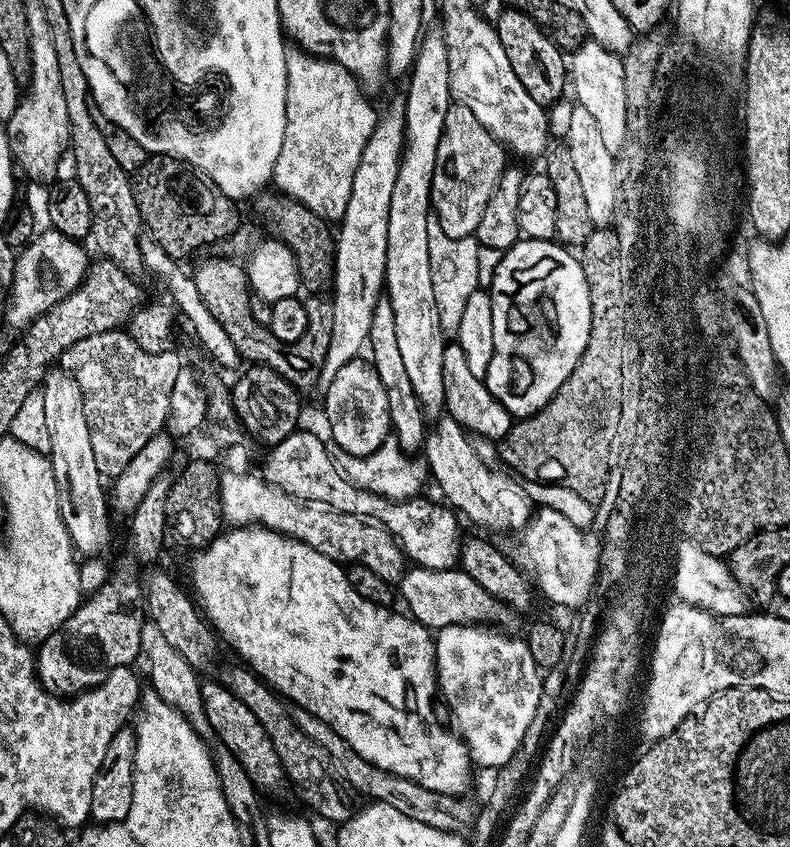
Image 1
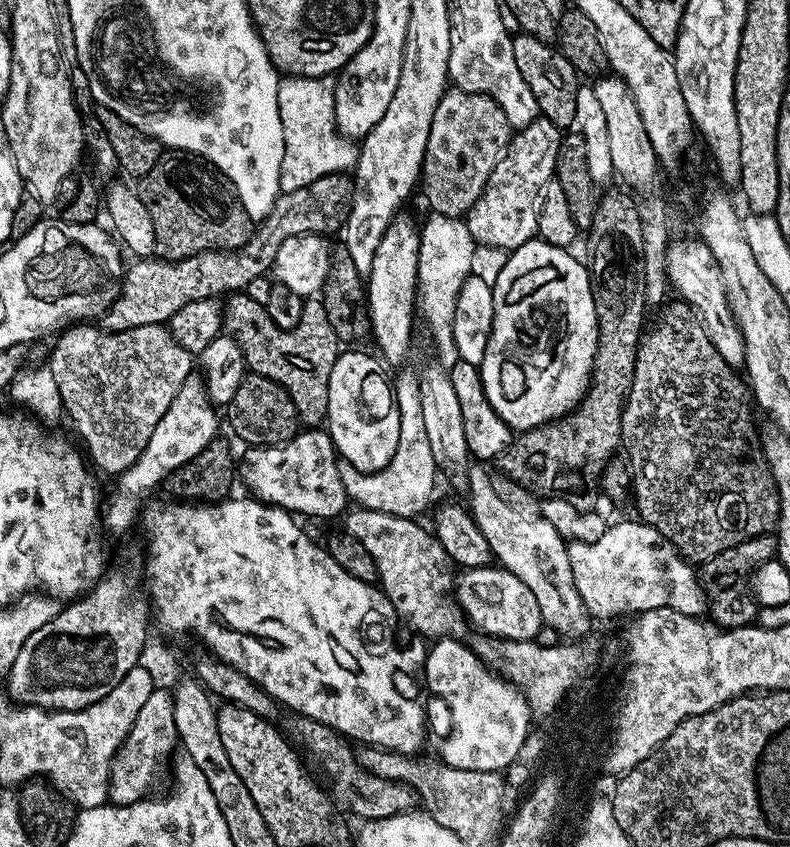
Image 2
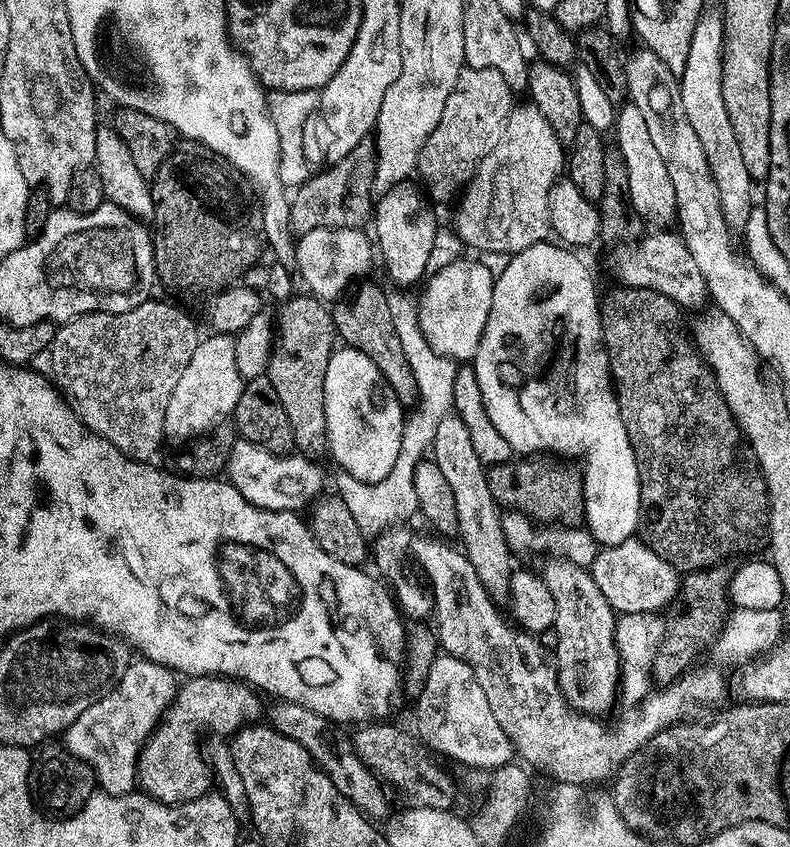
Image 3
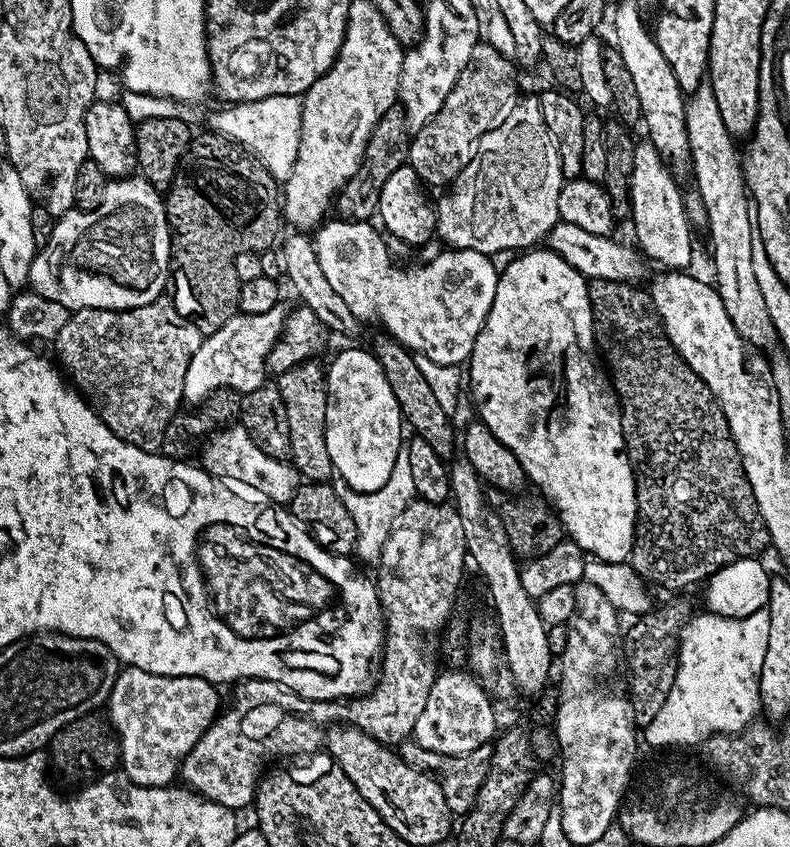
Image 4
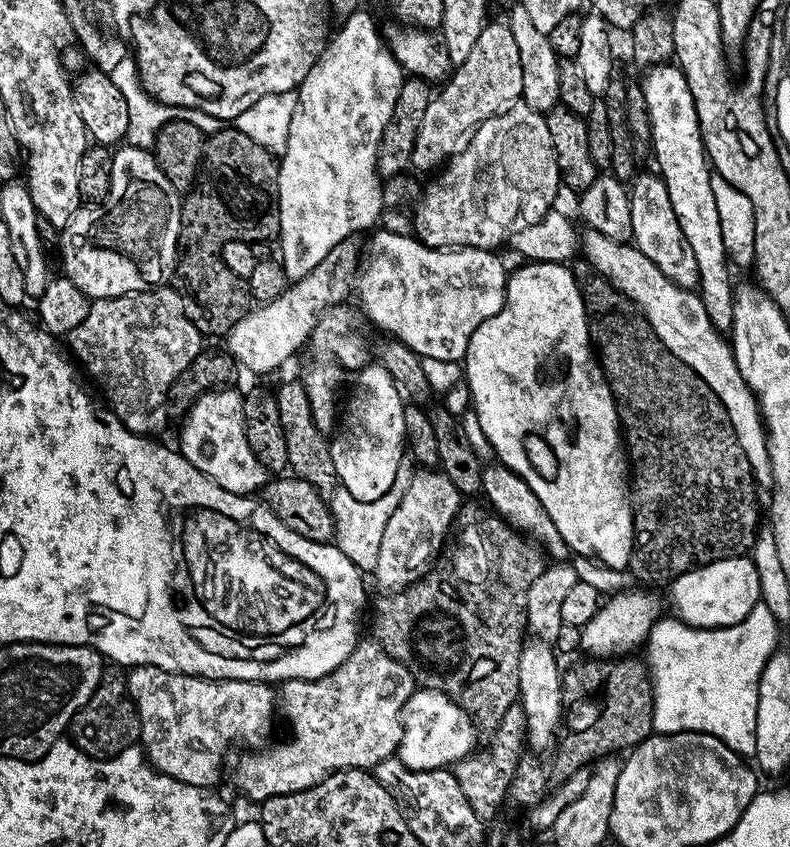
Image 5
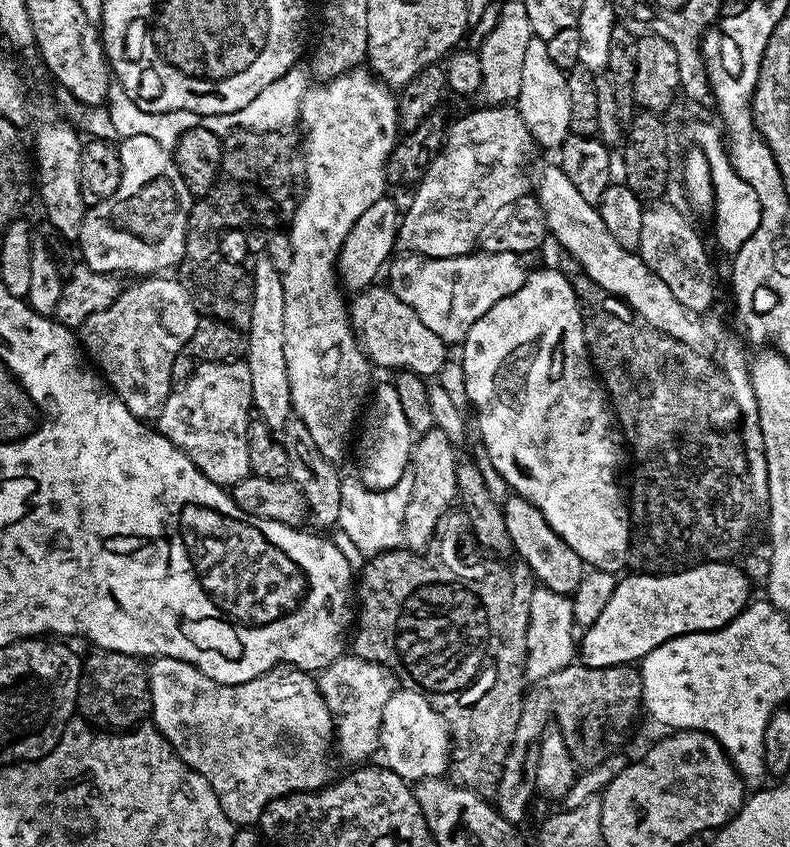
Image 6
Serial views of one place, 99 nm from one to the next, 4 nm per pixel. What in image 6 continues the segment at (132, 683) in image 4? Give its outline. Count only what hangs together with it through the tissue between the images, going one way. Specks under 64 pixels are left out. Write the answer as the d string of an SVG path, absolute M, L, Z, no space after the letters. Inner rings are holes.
M158 656L148 664L148 685L152 695L151 723L167 738L170 746L186 762L186 766L190 766L198 774L202 774L202 778L206 778L206 782L210 782L210 786L216 791L216 797L226 818L230 818L233 825L255 825L259 821L260 815L263 814L264 807L271 800L277 800L278 797L293 792L314 792L329 783L328 751L334 748L334 717L332 711L328 709L328 704L324 701L324 695L320 692L319 683L309 673L303 670L285 670L283 667L277 666L271 672L263 672L258 678L250 678L250 682L219 684L206 678L206 674L202 674L202 670L198 670L190 662Z

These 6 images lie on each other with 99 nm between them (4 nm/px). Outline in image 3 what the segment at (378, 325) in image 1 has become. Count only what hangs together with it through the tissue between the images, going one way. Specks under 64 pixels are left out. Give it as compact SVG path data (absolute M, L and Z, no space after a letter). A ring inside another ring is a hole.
M412 182L395 184L392 188L387 188L374 204L374 240L378 245L378 256L379 259L380 256L384 259L384 268L396 284L419 285L425 279L430 250L433 249L438 229L429 197L417 188Z

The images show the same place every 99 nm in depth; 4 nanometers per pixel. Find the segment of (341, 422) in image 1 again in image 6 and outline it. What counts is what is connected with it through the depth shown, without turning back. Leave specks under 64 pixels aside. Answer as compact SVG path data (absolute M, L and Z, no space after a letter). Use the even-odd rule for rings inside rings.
M395 383L379 384L375 385L371 393L370 403L358 428L360 445L357 448L355 445L354 448L354 456L356 452L357 458L360 459L359 483L374 492L396 487L402 474L409 471L414 443L414 433L410 422L406 422L406 413L402 410L402 401L398 398Z

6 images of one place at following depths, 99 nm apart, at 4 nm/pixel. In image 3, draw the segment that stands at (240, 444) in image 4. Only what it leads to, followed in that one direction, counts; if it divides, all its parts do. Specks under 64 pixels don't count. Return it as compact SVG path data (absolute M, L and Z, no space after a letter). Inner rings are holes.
M237 439L230 450L226 479L255 508L299 513L300 508L307 509L325 491L324 472L316 464L319 463L315 459L303 454L279 456L257 448L248 440Z

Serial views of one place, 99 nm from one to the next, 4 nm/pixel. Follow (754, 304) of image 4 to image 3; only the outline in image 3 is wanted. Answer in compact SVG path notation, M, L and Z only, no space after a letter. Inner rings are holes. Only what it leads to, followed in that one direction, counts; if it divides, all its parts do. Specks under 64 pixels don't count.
M705 10L700 13L694 26L694 36L690 38L690 54L686 54L684 72L678 78L682 106L686 106L686 118L702 142L706 152L706 162L718 192L718 202L722 206L722 218L726 218L729 229L742 230L750 218L754 206L752 188L754 181L746 174L738 141L730 127L730 117L726 114L726 102L722 102L722 58L724 57L724 14L723 11Z

